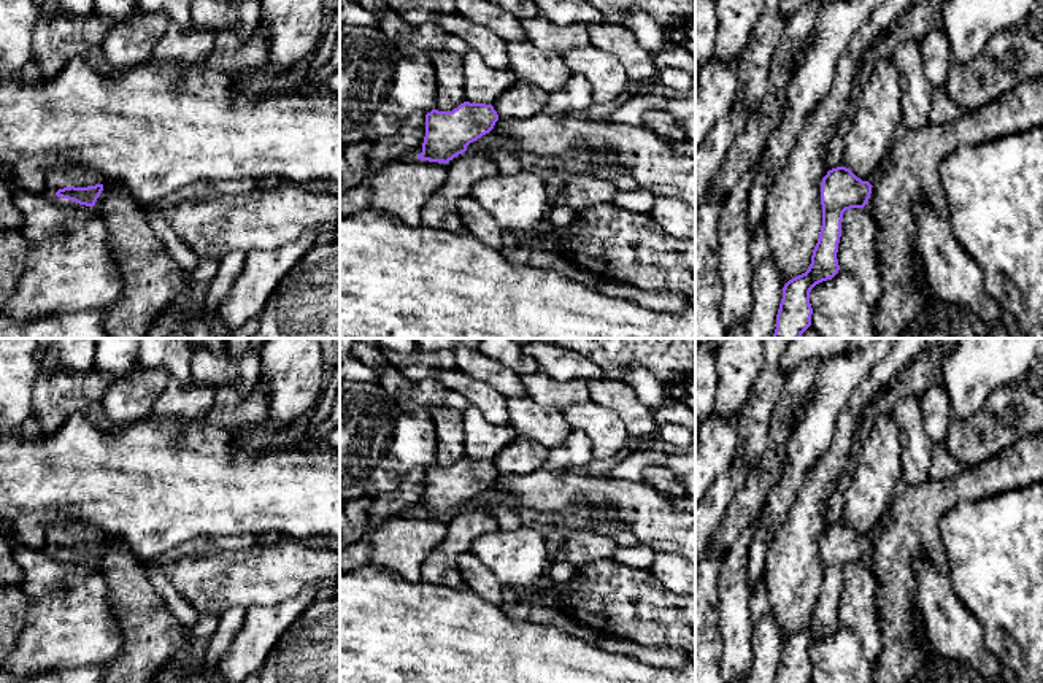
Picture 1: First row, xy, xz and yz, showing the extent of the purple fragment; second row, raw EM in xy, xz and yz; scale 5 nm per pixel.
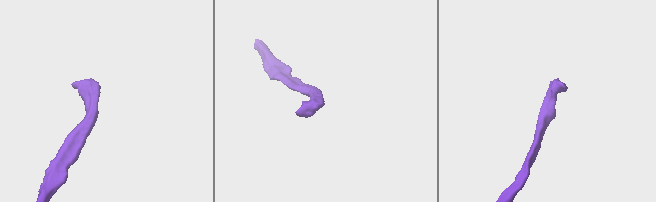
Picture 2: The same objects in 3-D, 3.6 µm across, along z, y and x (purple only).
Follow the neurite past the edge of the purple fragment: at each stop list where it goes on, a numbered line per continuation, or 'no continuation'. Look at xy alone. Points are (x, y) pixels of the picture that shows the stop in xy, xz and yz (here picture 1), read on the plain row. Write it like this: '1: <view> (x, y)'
1: xy (76, 532)

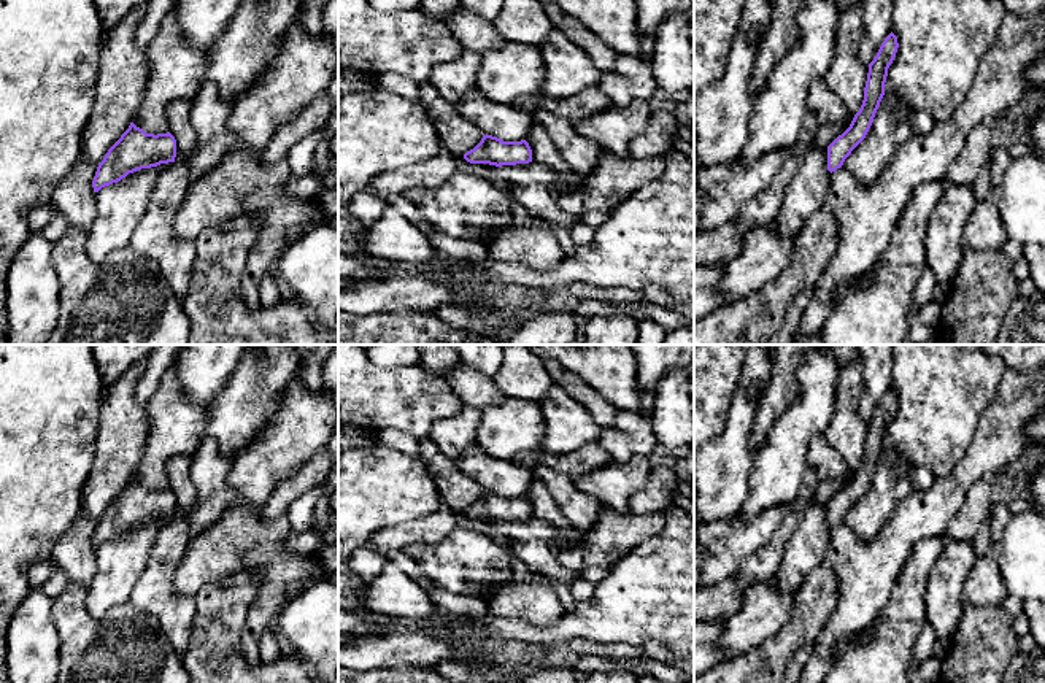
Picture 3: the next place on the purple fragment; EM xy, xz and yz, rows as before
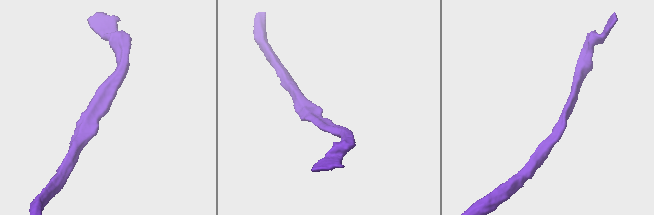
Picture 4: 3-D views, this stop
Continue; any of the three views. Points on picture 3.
no continuation

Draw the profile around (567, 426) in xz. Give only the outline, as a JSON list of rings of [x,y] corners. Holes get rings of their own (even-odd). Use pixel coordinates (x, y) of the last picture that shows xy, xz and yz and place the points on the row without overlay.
[[[551,383],[540,402],[545,435],[540,450],[549,454],[569,454],[589,443],[597,443],[602,427],[588,410],[562,388]]]

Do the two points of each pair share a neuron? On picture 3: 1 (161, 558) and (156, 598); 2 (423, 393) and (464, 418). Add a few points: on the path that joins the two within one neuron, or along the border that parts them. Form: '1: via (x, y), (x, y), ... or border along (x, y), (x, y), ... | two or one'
1: via (161, 567), (156, 588) | one
2: border along (462, 407), (458, 413), (439, 420), (428, 437) | two

